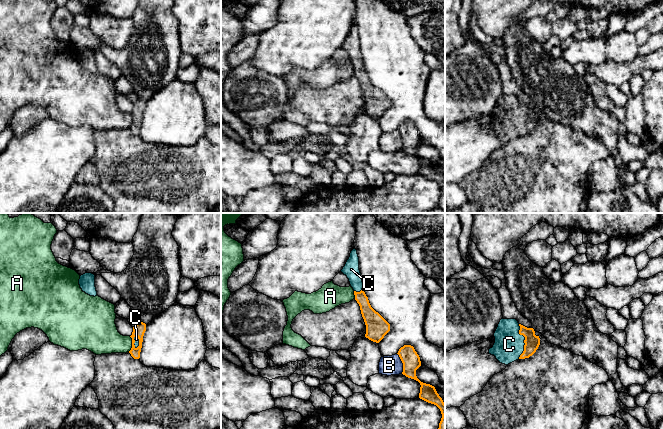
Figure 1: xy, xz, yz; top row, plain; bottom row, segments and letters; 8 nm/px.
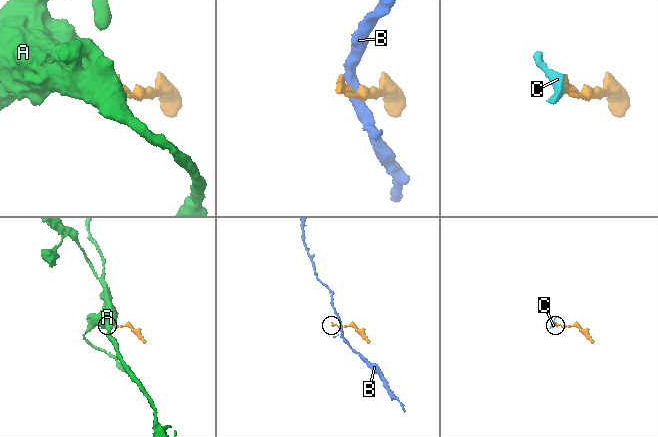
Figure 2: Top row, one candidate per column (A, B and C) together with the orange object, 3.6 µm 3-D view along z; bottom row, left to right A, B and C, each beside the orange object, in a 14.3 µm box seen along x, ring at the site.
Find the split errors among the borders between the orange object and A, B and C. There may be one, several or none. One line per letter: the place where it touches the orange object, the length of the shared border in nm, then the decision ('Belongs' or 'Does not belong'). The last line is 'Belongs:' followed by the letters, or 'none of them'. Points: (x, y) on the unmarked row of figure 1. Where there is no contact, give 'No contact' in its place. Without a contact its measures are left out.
A: Touches orange at xy (132, 120). Shared border 130 nm. Does not belong
B: Touches orange at xz (402, 138). Shared border 170 nm. Does not belong
C: Touches orange at yz (524, 117). Shared border 280 nm. Belongs
Belongs: C

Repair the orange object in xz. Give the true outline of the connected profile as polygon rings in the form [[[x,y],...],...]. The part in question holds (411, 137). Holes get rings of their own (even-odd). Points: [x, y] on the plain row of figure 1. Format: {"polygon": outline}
{"polygon": [[[404,121],[397,129],[403,139],[402,150],[408,154],[418,157],[421,161],[419,174],[436,181],[442,190],[438,207],[442,213],[445,213],[445,179],[437,169],[434,162],[421,158],[416,152],[416,146],[421,142],[420,133],[411,121]]]}

